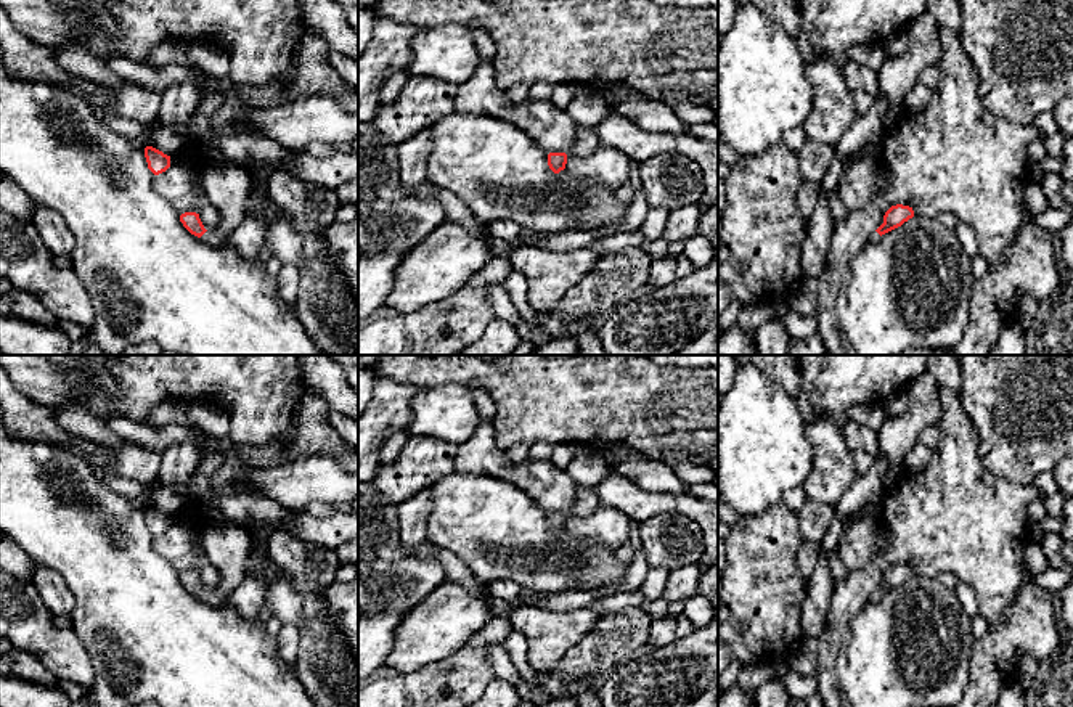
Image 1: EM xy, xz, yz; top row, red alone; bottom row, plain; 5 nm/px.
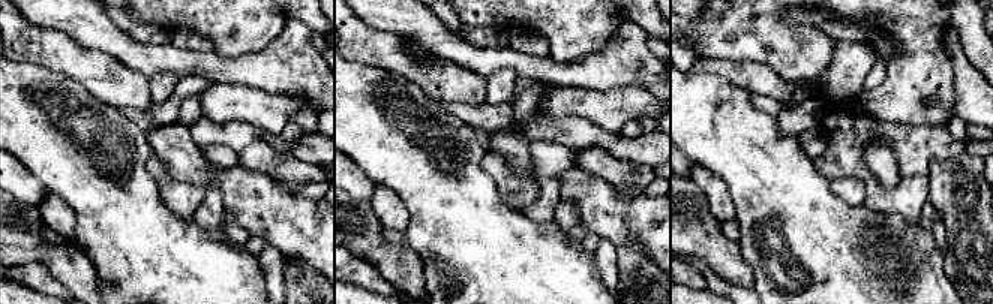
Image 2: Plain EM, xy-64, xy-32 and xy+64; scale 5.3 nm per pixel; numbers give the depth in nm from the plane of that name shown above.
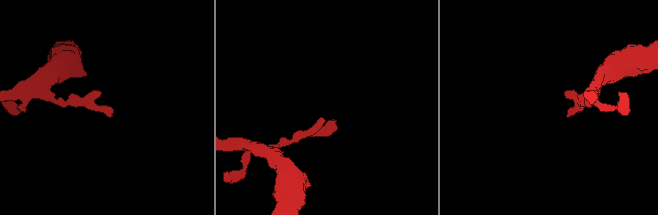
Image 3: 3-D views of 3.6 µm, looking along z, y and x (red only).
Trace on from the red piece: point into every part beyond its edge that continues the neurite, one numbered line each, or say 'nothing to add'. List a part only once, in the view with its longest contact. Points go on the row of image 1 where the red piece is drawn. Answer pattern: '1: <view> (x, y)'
1: xy (227, 185)

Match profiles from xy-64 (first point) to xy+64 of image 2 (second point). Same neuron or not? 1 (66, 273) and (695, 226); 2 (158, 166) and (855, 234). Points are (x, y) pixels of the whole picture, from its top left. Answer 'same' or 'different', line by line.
1: same
2: different

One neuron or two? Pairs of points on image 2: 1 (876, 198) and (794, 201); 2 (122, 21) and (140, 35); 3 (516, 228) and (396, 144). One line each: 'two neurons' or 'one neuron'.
1: two neurons
2: one neuron
3: one neuron

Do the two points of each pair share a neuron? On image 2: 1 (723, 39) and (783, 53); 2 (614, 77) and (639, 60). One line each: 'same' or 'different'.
1: same
2: same

